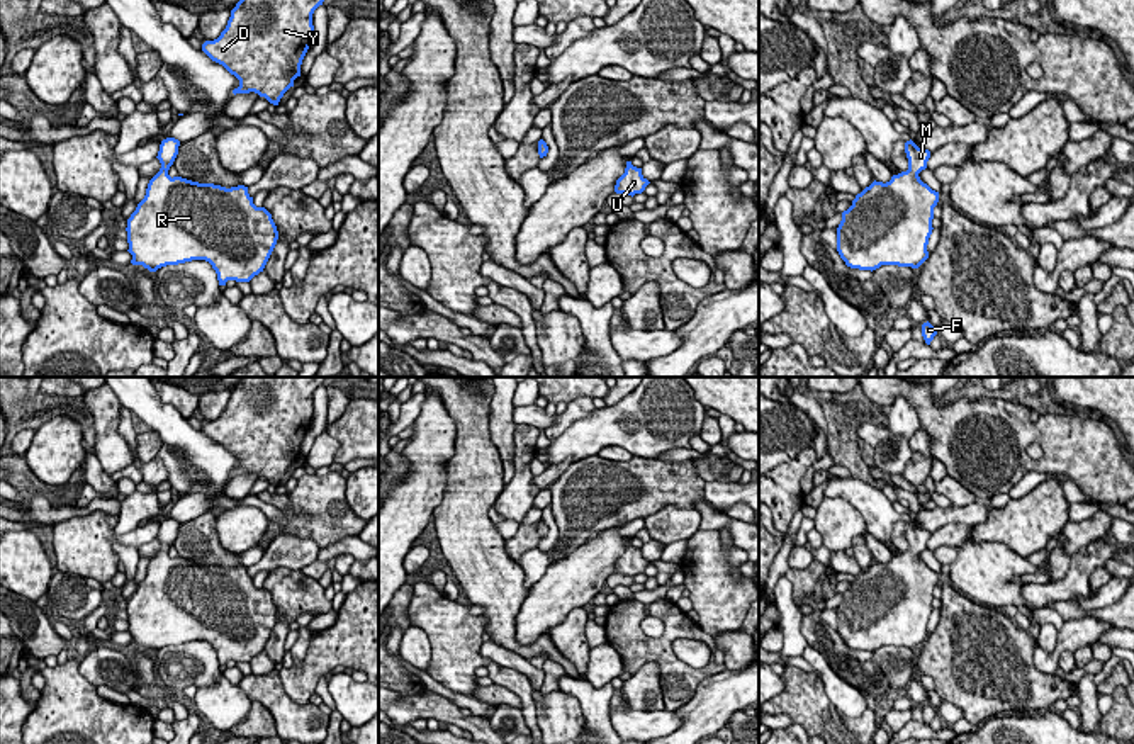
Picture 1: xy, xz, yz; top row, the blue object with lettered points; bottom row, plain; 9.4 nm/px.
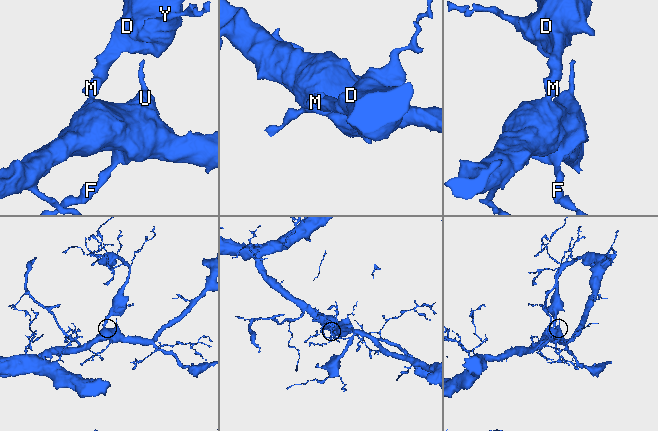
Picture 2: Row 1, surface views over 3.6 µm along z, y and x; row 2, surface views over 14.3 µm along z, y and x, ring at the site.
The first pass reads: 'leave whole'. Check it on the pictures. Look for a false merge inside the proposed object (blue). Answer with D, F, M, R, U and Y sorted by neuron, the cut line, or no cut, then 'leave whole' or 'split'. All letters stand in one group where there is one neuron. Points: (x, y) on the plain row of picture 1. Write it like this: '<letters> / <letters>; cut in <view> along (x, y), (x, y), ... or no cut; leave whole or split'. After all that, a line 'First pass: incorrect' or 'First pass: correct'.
D F M R U Y; no cut; leave whole
First pass: correct

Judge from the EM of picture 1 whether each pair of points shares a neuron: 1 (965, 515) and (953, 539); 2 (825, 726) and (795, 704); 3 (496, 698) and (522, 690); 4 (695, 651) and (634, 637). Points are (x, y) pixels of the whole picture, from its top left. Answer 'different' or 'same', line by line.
1: different
2: same
3: different
4: different

